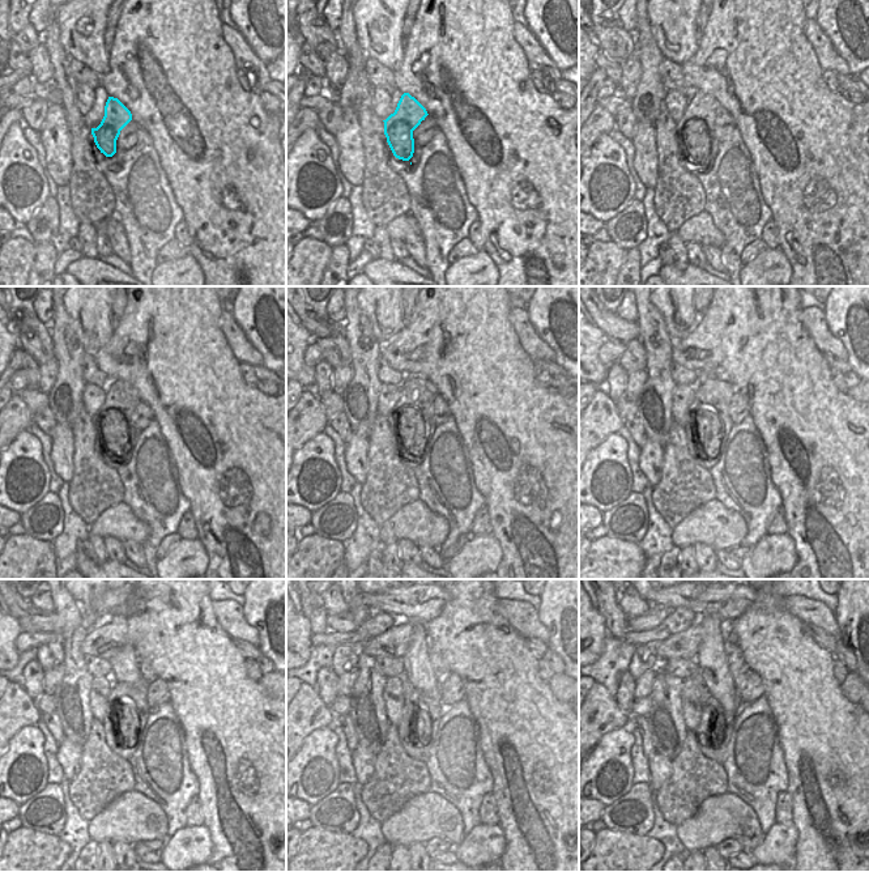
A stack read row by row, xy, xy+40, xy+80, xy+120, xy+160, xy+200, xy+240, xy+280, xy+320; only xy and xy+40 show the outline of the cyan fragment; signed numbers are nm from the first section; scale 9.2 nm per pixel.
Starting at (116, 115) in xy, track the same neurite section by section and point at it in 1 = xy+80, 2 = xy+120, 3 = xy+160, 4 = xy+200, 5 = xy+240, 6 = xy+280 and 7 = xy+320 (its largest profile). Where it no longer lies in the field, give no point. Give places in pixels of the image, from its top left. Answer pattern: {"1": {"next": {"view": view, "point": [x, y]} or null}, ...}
{"1": {"next": {"view": "xy+80", "point": [695, 130]}}, "2": {"next": {"view": "xy+120", "point": [113, 420]}}, "3": {"next": {"view": "xy+160", "point": [416, 391]}}, "4": {"next": {"view": "xy+200", "point": [711, 392]}}, "5": {"next": {"view": "xy+240", "point": [136, 693]}}, "6": {"next": {"view": "xy+280", "point": [417, 744]}}, "7": {"next": {"view": "xy+320", "point": [714, 741]}}}

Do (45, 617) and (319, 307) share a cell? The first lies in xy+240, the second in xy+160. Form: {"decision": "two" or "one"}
{"decision": "two"}

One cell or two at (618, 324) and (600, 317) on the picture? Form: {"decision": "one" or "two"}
{"decision": "one"}

